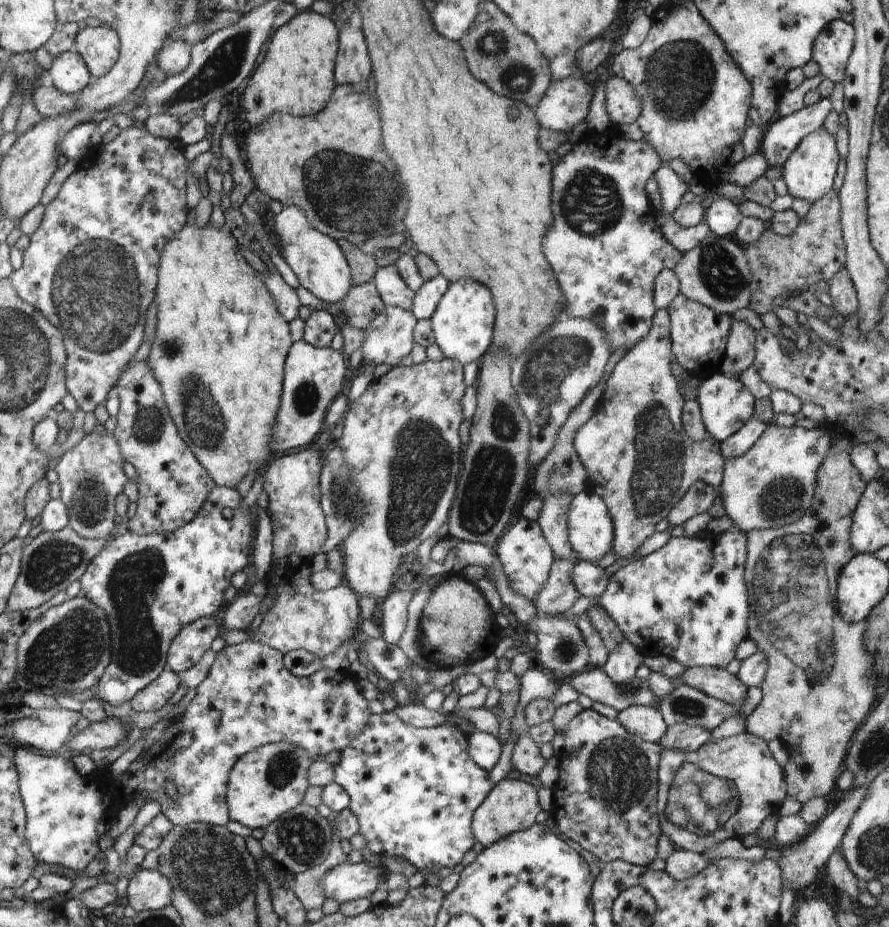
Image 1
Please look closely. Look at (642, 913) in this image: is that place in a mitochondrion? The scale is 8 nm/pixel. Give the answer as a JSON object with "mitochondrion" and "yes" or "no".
{"mitochondrion":"no"}

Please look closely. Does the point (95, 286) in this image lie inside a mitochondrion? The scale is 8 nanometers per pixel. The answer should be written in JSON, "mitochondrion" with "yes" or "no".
{"mitochondrion":"yes"}

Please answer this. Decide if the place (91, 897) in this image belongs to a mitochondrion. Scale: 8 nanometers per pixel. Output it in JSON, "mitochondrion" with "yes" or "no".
{"mitochondrion":"no"}

